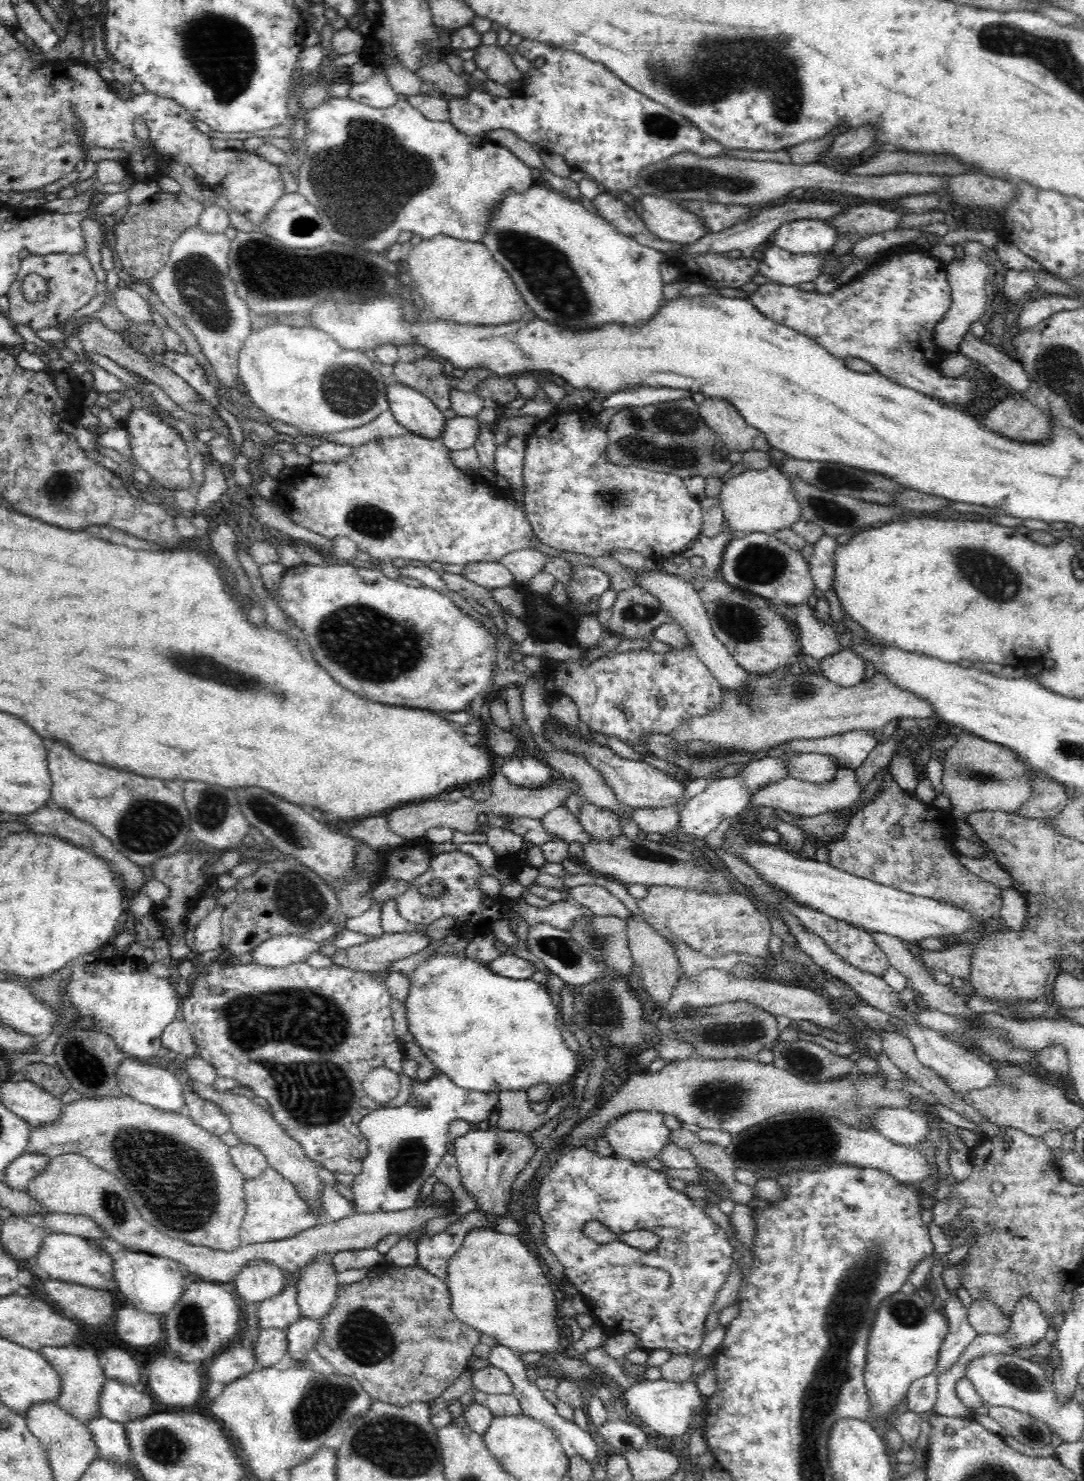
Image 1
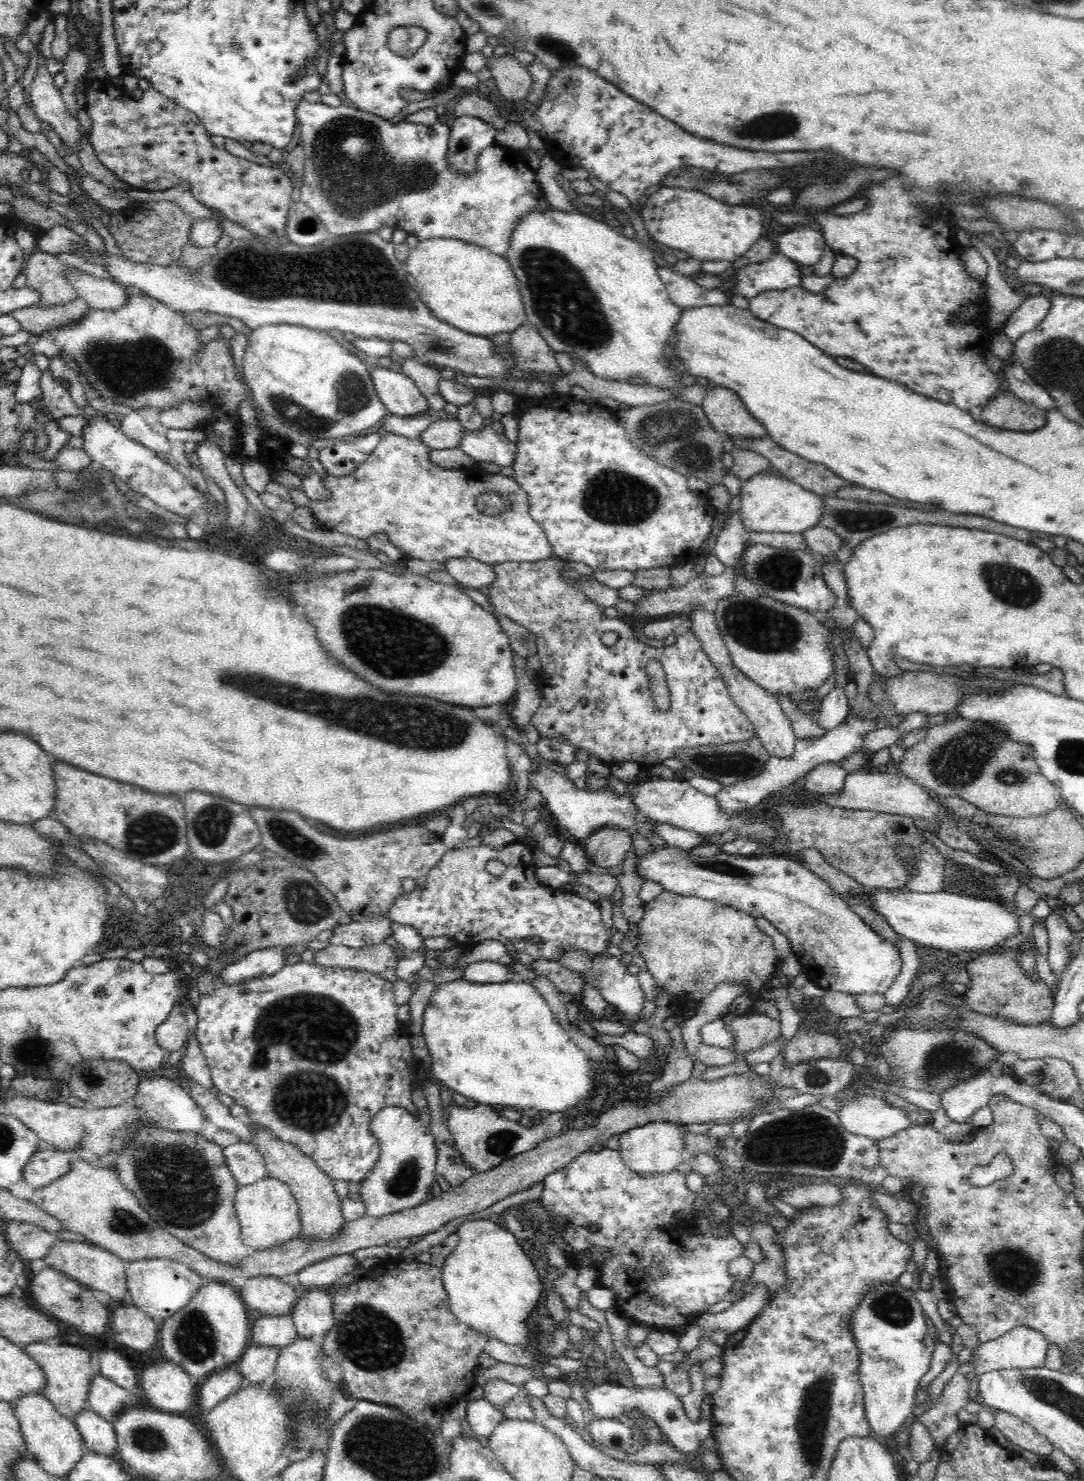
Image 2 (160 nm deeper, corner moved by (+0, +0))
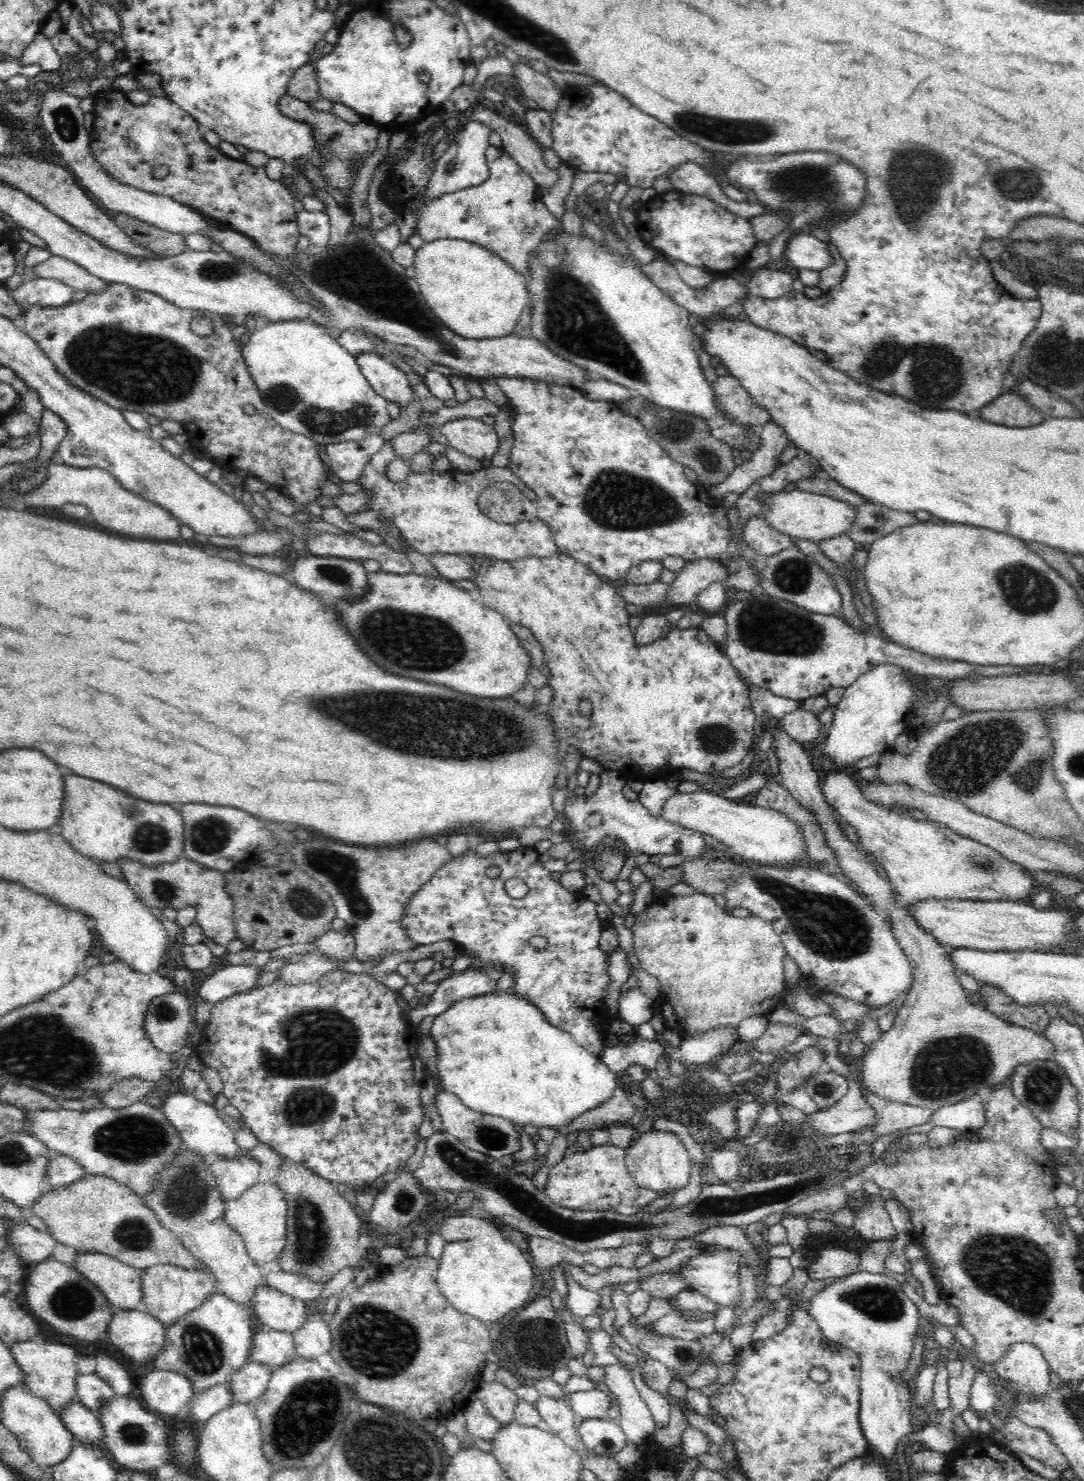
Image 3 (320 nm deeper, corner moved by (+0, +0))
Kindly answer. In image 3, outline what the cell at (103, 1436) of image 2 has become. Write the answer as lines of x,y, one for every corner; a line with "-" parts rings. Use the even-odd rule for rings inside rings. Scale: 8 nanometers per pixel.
78,1400
68,1403
58,1413
64,1426
73,1434
74,1440
89,1446
101,1446
103,1426
97,1414
88,1410

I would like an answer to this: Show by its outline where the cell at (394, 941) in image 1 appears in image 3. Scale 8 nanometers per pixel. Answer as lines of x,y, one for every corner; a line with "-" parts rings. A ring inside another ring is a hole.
309,952
297,963
287,963
279,969
277,980
284,984
306,984
336,971
339,962
332,962
325,954

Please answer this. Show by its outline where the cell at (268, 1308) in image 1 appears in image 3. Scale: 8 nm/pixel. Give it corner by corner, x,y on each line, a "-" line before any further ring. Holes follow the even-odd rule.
279,1330
257,1332
253,1336
250,1353
250,1363
260,1363
260,1365
272,1367
274,1370
280,1369
298,1358
295,1354
293,1334

